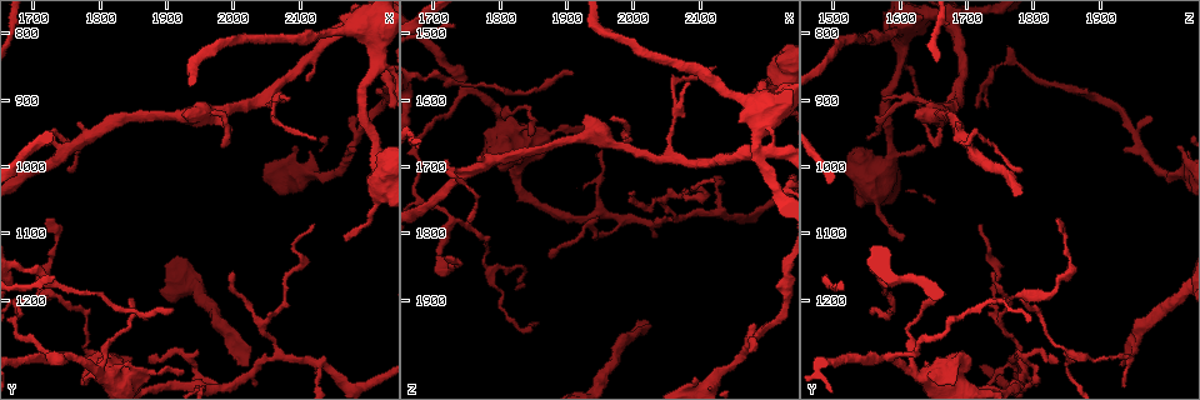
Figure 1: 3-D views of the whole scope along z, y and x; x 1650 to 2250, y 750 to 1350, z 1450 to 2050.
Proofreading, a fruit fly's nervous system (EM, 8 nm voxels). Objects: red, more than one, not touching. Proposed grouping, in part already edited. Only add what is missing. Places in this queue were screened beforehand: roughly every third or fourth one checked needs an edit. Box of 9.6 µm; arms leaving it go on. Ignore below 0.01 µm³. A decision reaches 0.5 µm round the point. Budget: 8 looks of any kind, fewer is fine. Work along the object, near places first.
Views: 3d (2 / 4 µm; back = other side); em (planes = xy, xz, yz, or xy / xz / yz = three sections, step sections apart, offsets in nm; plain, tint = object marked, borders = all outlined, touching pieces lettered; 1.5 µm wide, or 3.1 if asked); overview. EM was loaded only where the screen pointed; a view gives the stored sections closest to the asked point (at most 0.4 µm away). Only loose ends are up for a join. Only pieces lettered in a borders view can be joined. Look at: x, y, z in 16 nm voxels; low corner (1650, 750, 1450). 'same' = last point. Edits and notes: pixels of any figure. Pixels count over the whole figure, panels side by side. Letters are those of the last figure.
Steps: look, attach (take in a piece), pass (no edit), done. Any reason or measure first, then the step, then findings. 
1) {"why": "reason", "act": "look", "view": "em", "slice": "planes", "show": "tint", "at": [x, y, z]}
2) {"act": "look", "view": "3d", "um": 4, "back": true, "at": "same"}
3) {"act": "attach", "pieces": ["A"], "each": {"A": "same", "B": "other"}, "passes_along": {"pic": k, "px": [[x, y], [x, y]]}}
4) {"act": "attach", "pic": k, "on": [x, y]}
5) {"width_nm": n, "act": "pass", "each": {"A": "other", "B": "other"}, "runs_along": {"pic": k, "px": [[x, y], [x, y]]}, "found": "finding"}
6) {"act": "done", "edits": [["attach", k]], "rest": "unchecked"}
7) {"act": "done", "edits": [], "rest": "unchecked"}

{"why": "end of a long branch", "act": "look", "view": "em", "slice": "planes", "show": "tint", "at": [2005, 1295, 1930]}

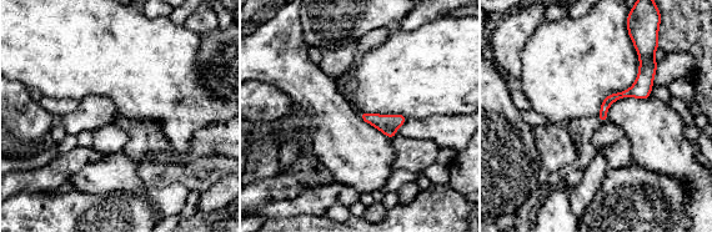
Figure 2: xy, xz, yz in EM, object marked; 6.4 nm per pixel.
{"why": "see the neighbours", "act": "look", "view": "em", "slice": "planes", "show": "borders", "at": "same"}

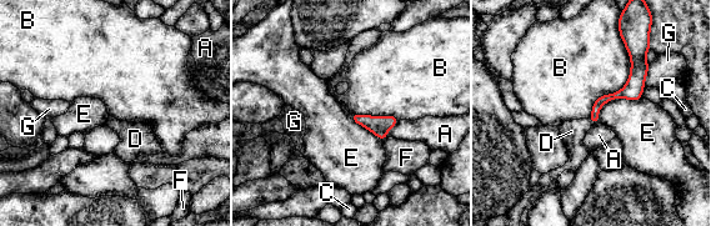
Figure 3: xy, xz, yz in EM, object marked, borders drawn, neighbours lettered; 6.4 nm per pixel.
{"longest_contact_nm": ["B", 550], "act": "attach", "pic": 3, "on": [572, 132], "each": {"A": "other", "B": "other", "C": "other", "D": "same", "E": "other", "F": "other", "G": "other"}, "passes_along": {"pic": 3, "px": [[604, 99], [591, 121], [572, 132]]}, "found": "the neuron continues"}

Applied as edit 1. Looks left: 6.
{"why": "see it whole again", "act": "look", "view": "overview"}

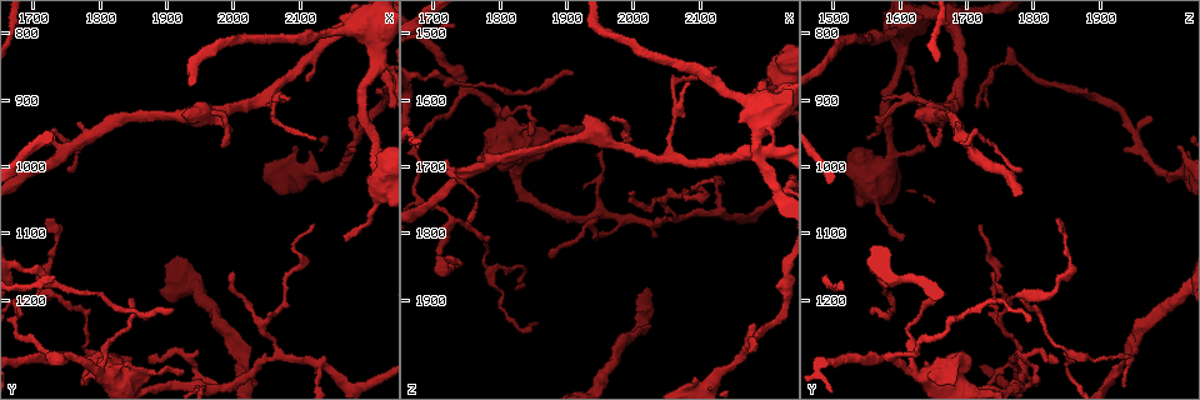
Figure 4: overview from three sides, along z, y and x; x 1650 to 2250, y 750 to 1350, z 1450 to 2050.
{"why": "branch stops here", "act": "look", "view": "em", "slice": "planes", "show": "borders", "at": [1725, 1080, 1835]}

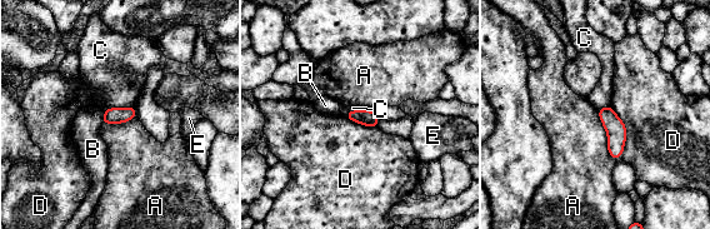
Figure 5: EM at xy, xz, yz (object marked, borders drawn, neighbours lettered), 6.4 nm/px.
{"act": "pass", "each": {"A": "other", "B": "other", "C": "other", "D": "other", "E": "other"}, "border": {"pic": 5, "px": [[134, 105], [108, 108], [104, 111]]}, "found": "no lettered piece goes on from it"}

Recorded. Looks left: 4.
{"why": "thin end", "act": "look", "view": "em", "slice": "xz", "step": 4, "show": "borders", "at": [2165, 1115, 1600]}

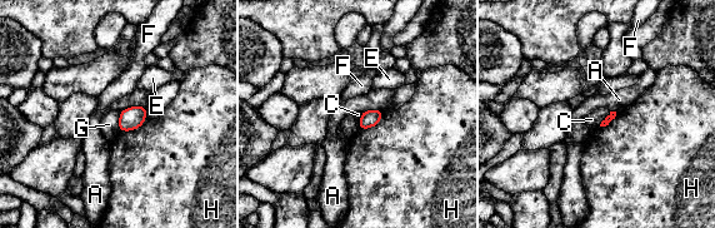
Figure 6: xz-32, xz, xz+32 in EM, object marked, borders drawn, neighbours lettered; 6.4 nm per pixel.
{"longest_contact_nm": ["H", 200], "act": "pass", "each": {"A": "other", "C": "other", "E": "other", "F": "other", "G": "other", "H": "other"}, "border": {"pic": 6, "px": [[610, 112], [599, 125]]}, "found": "no lettered piece goes on from it"}

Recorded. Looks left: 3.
{"act": "done", "edits": [["attach", 3]], "rest": "unchecked"}

